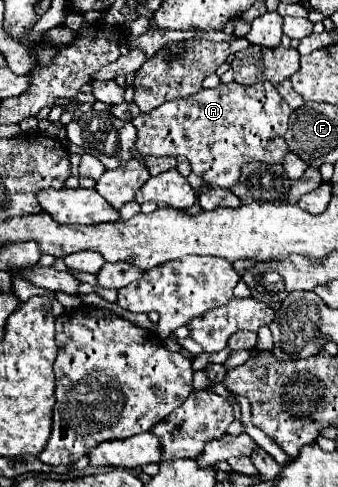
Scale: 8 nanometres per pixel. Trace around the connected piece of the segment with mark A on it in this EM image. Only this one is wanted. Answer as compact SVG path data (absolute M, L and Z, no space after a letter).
M229 82L193 96L167 100L157 110L133 118L133 126L137 128L135 150L143 156L181 154L191 162L191 170L207 184L231 188L239 184L243 164L283 164L289 152L283 140L289 114L289 104L271 82L257 82L253 86Z

